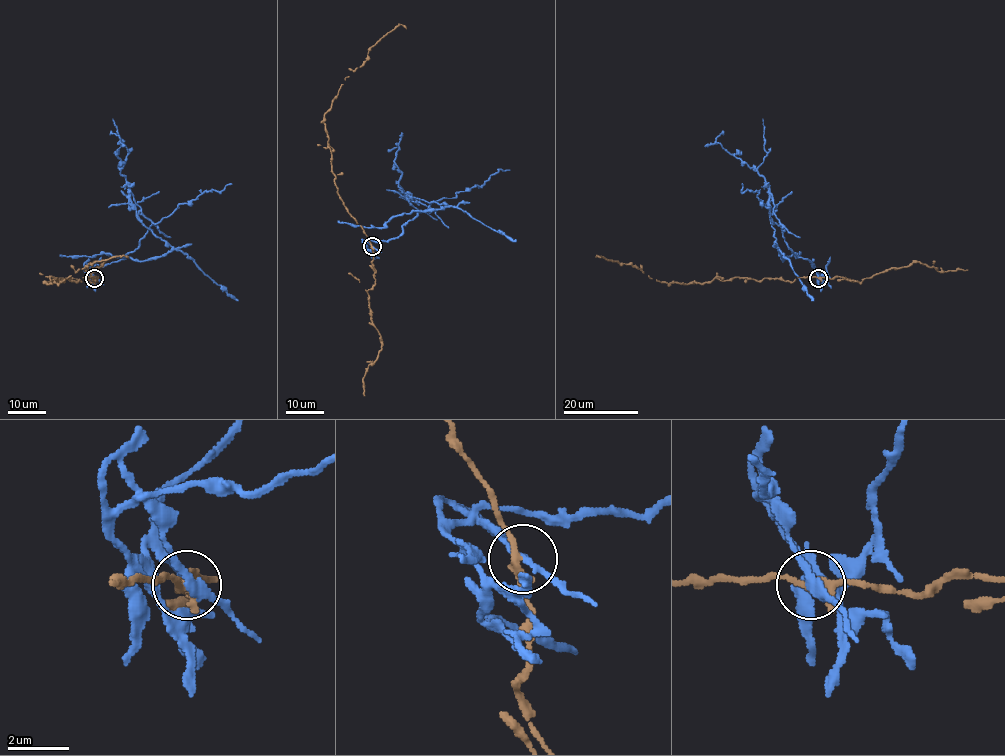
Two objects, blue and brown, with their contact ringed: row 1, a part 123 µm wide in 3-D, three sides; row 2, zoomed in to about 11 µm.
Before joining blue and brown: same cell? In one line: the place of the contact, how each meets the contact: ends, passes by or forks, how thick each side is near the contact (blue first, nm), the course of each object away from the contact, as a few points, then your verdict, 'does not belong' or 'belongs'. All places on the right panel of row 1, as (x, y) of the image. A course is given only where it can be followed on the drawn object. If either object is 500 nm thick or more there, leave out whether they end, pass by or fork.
at (818, 278); blue passes by; brown forks there; 240 nm thick on the blue side, 190 nm on the other; blue runs (818, 277), (811, 261), (788, 247), (773, 210), (778, 252), (782, 260), (799, 257), (793, 255); brown runs (818, 277), (667, 283), (630, 264), (600, 258); does not belong

